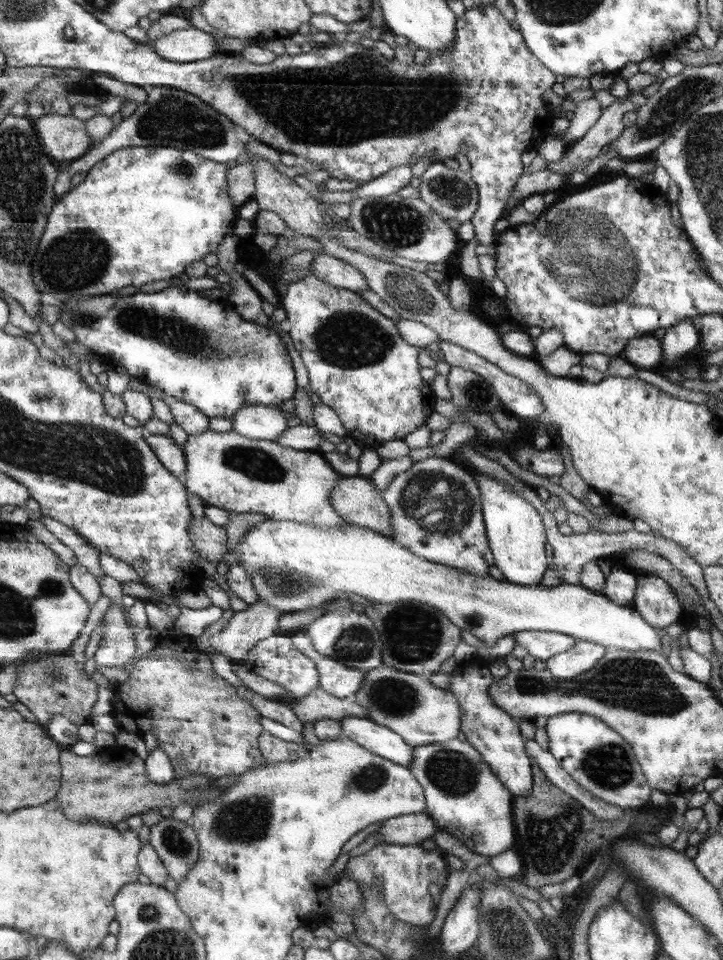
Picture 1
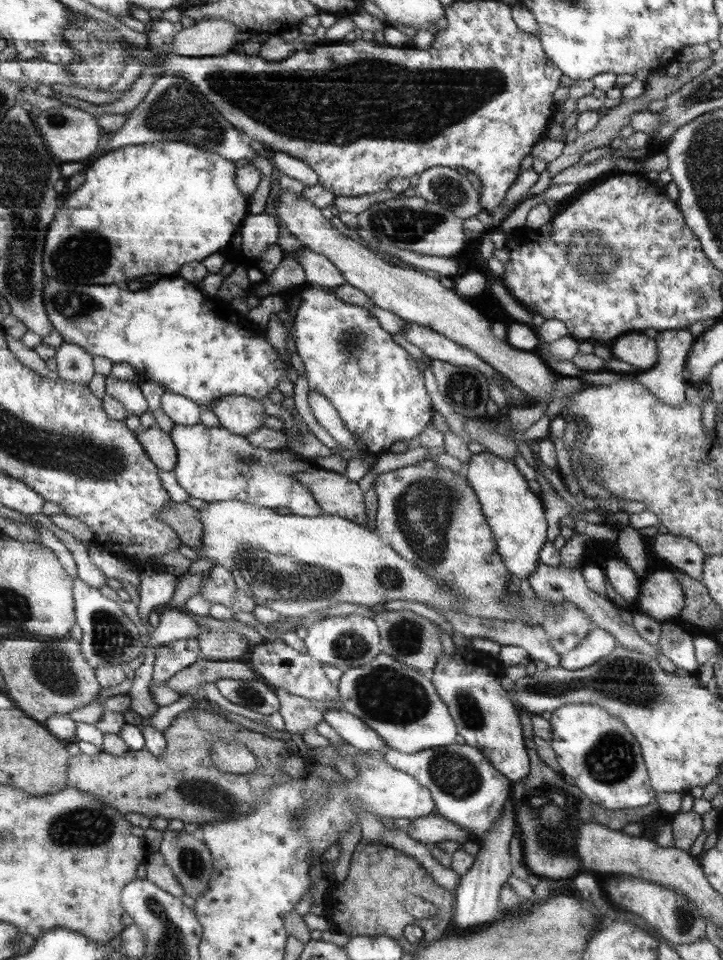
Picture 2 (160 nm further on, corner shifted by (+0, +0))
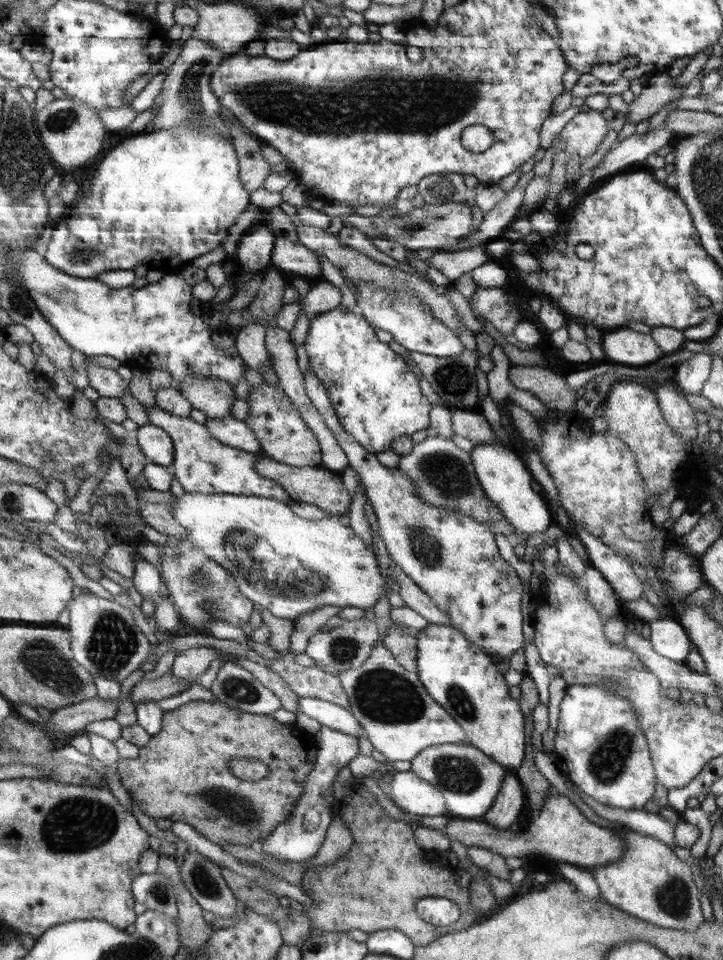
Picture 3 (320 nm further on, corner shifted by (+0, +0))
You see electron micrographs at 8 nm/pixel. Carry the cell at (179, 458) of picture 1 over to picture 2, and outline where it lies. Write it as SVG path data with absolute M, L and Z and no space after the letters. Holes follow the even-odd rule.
M153 426L149 429L141 429L138 437L147 450L148 457L160 470L166 472L175 470L178 466L178 450L169 433L158 426Z

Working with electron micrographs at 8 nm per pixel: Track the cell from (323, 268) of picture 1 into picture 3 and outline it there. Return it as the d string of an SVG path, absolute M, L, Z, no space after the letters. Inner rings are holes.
M275 237L271 266L286 274L296 274L311 283L322 281L320 263L316 252L288 238Z

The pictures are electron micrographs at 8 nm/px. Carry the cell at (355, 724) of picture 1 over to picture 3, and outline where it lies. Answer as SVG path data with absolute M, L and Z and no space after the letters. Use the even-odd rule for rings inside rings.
M300 696L299 709L310 718L318 720L320 725L326 726L326 728L332 728L336 732L350 736L361 736L362 727L351 713L351 709L346 710L322 699Z

